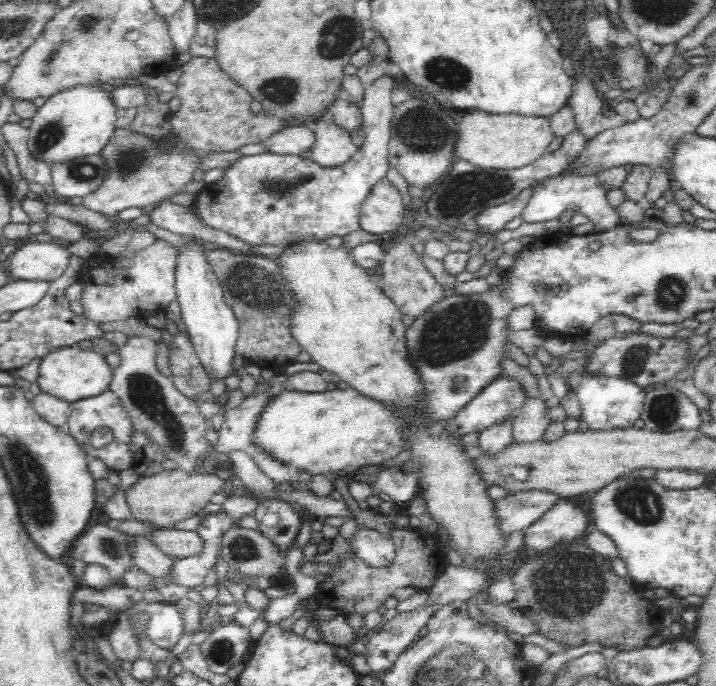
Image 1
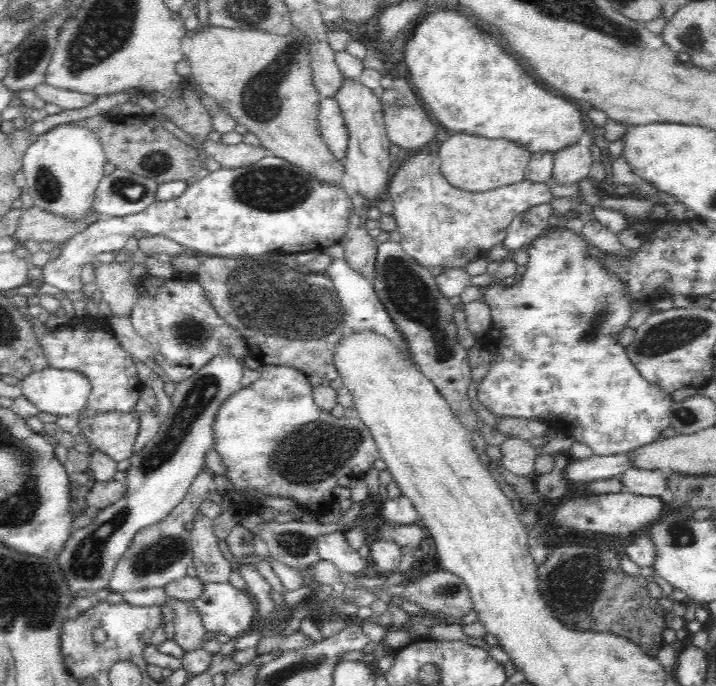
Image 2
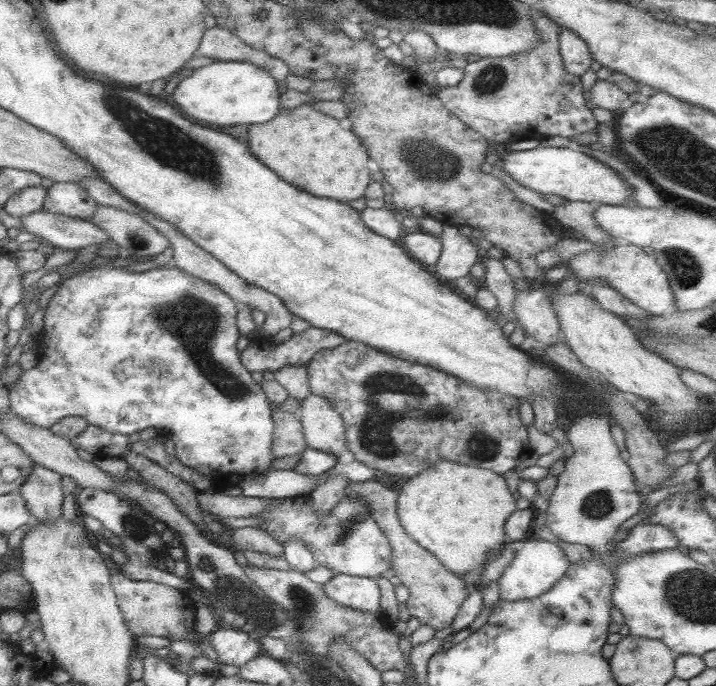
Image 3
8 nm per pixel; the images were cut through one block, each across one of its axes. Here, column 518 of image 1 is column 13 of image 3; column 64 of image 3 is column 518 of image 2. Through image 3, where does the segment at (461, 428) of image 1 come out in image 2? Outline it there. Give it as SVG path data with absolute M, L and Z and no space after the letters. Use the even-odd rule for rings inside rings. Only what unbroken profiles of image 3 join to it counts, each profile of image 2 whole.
M564 223L548 230L544 235L538 237L527 248L529 261L525 265L524 273L518 280L506 286L502 284L492 284L485 292L485 301L489 306L492 328L488 330L488 338L501 344L484 344L490 357L490 368L484 380L477 386L478 401L480 401L492 414L496 416L510 416L522 418L530 421L545 421L550 424L553 432L574 438L575 441L588 445L594 452L594 456L611 456L623 453L630 453L637 448L652 444L657 439L662 438L665 432L672 424L672 404L674 400L669 393L663 392L659 386L650 384L635 367L630 360L627 350L618 341L620 332L628 326L628 321L634 310L632 302L636 296L631 294L627 284L619 277L619 274L611 272L605 267L605 264L597 256L589 252L589 248L594 247L587 242L583 234L571 232L566 229Z

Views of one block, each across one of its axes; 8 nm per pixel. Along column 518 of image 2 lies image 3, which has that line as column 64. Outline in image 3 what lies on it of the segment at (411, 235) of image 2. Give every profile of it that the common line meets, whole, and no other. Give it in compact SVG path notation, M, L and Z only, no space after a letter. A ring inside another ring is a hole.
M54 182L46 189L42 208L53 214L90 221L96 202L85 190L72 182Z

